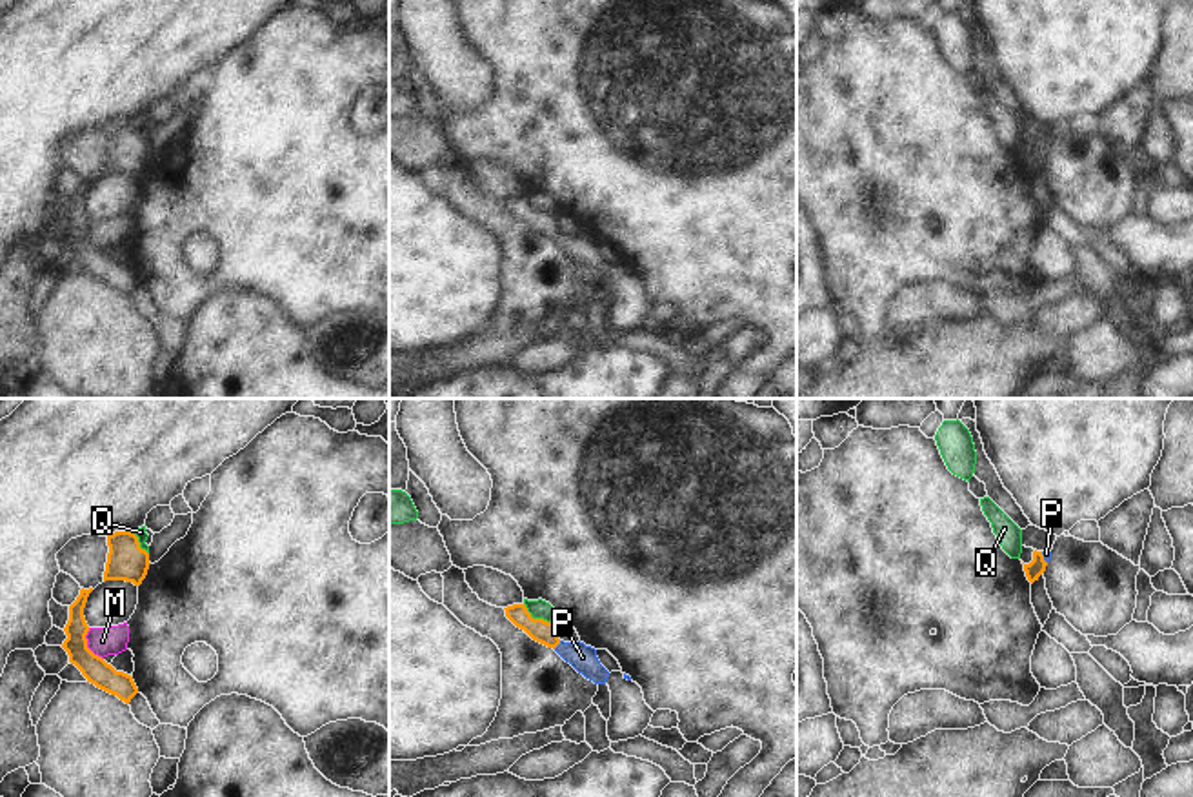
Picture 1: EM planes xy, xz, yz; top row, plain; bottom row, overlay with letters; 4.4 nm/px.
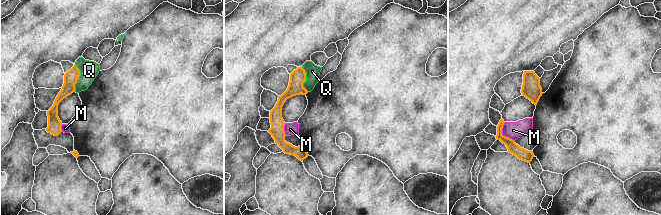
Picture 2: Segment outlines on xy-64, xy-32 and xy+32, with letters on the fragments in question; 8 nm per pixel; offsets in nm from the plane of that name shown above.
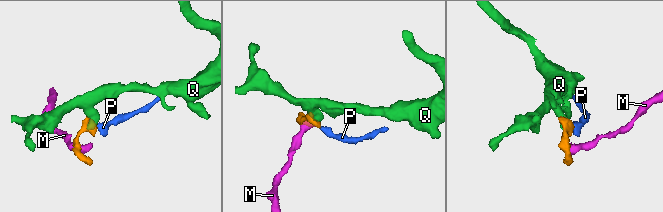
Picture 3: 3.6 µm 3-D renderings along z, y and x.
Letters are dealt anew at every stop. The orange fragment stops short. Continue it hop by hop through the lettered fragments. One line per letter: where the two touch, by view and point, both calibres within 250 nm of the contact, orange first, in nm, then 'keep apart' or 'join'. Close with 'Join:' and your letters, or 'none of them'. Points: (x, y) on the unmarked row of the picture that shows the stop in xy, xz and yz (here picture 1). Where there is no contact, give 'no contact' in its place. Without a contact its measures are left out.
M: xy (86, 237) | 120/130 nm | keep apart
P: xz (557, 237) | 100/120 nm | join
Q: xz (537, 211) | 100/80 nm | keep apart
Join: P

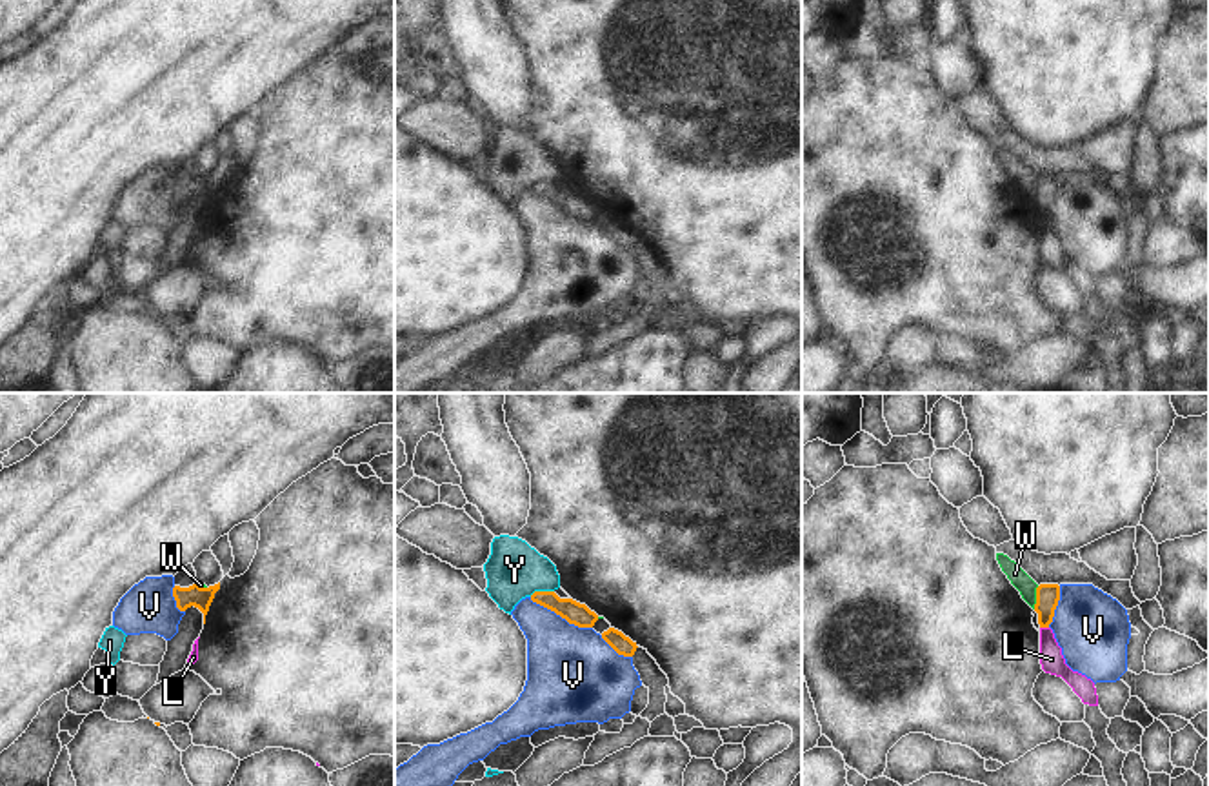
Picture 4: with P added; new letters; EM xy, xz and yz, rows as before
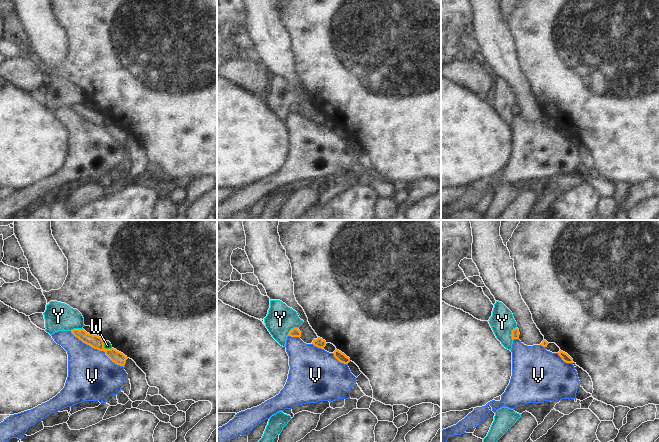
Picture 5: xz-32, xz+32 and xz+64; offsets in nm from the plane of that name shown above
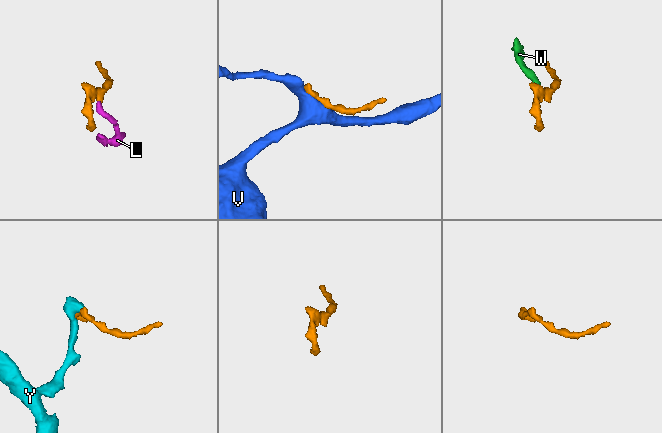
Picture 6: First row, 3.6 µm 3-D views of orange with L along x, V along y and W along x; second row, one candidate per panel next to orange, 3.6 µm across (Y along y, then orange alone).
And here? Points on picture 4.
L: yz (1044, 219) | 110/110 nm | keep apart
V: xz (560, 208) | 100/380 nm | keep apart
W: yz (1037, 190) | 110/80 nm | keep apart
Y: xz (540, 184) | 100/260 nm | keep apart
Join: none of them

